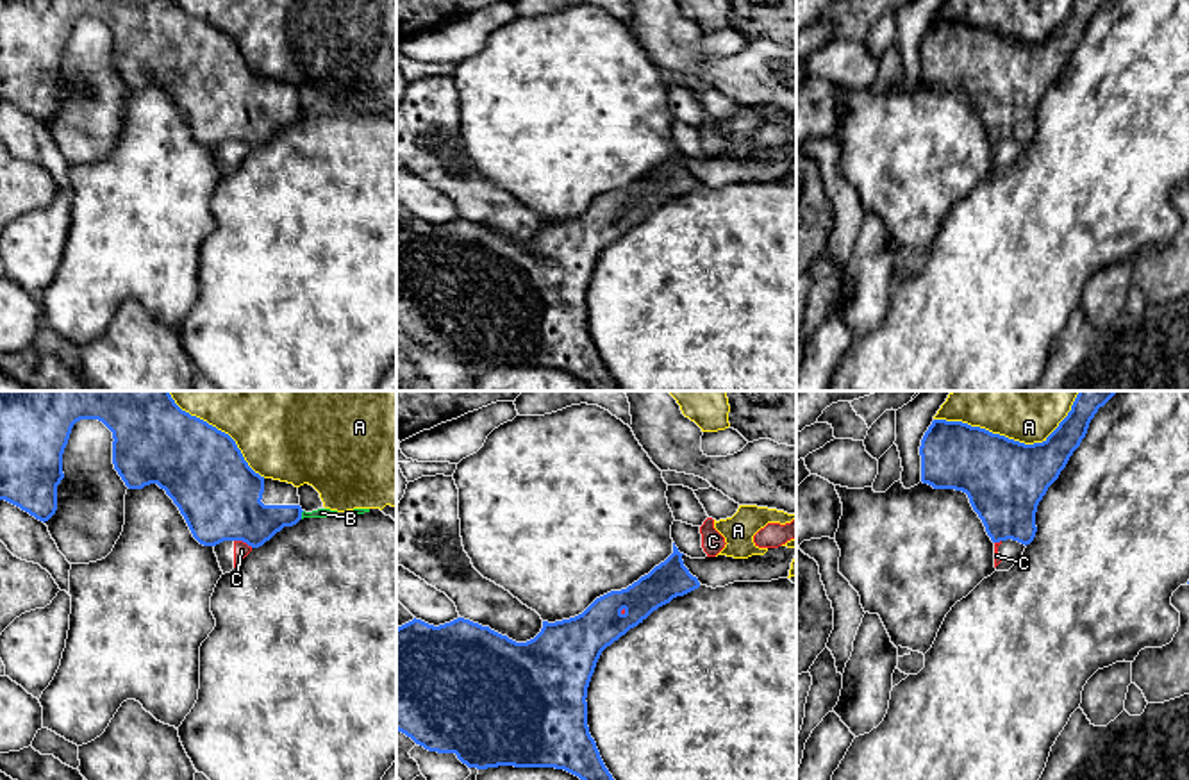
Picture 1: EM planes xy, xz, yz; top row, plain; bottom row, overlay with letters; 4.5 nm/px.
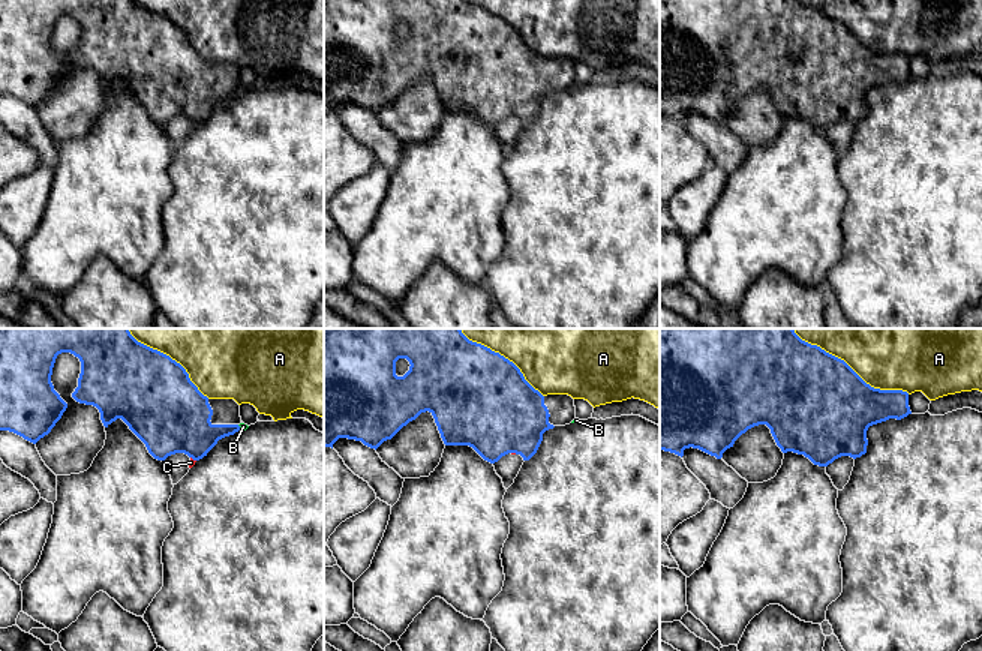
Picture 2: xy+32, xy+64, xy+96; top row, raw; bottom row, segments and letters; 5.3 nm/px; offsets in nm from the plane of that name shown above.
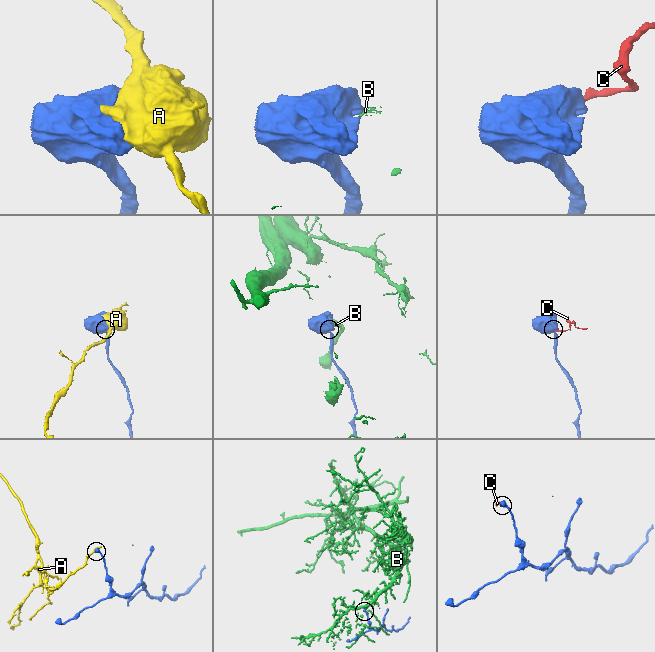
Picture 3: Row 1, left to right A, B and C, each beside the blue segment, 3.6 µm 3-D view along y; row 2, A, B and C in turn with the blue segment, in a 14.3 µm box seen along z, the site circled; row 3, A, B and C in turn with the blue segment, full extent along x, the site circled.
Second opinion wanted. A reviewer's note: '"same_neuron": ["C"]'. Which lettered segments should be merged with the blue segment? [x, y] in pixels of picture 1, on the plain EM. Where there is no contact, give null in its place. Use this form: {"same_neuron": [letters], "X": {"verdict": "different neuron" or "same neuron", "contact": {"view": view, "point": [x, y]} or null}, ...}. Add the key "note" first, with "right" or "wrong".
{"note": "right", "same_neuron": ["C"], "A": {"verdict": "different neuron", "contact": {"view": "yz", "point": [1007, 38]}}, "B": {"verdict": "different neuron", "contact": {"view": "xy", "point": [300, 115]}}, "C": {"verdict": "same neuron", "contact": {"view": "xy", "point": [243, 141]}}}

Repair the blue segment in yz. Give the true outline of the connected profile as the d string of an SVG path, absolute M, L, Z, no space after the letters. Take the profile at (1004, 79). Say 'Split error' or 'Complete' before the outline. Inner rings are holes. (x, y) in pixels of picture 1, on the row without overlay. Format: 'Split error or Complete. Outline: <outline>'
Split error. Outline: M1075 0L1068 16L1043 41L1025 45L962 21L934 20L919 46L921 82L934 89L955 89L968 95L994 143L994 168L1002 162L998 146L1007 141L1030 145L1035 137L1037 105L1059 79L1073 52L1087 34L1089 23L1109 0Z

